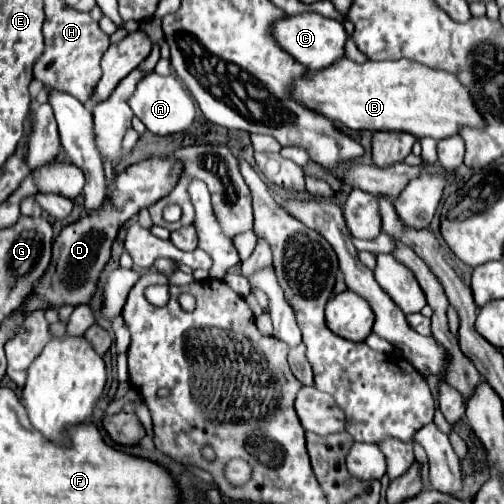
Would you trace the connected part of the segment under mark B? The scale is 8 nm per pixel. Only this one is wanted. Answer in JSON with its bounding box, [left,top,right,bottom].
[291,58,485,140]

